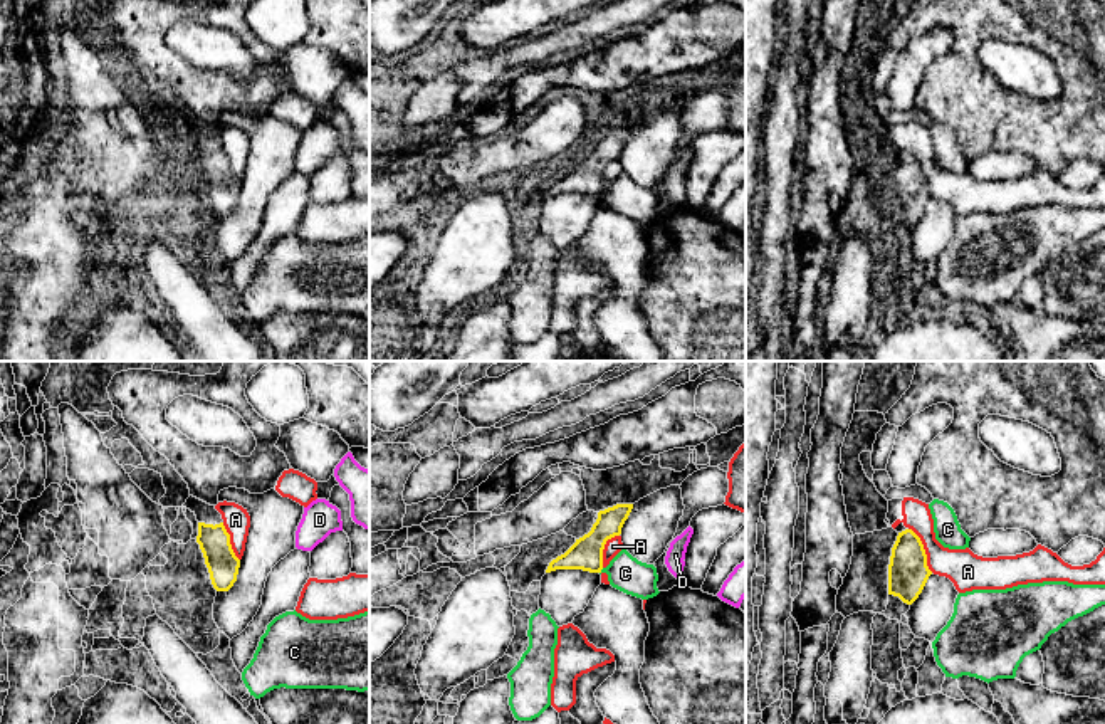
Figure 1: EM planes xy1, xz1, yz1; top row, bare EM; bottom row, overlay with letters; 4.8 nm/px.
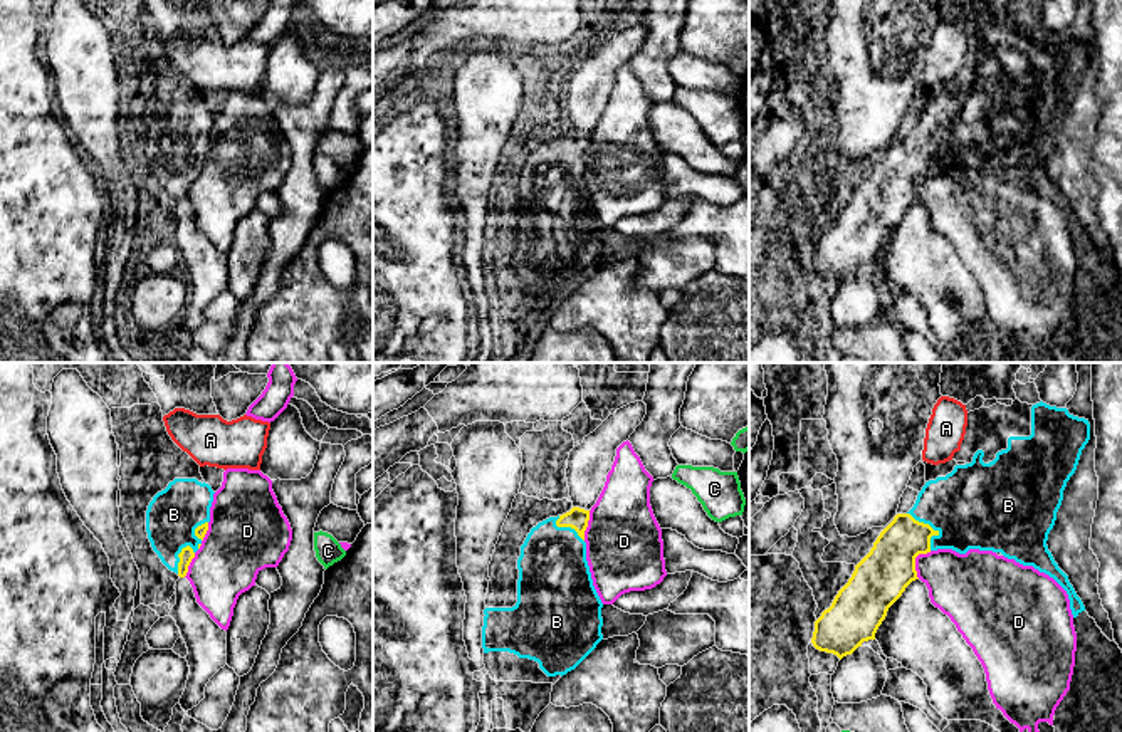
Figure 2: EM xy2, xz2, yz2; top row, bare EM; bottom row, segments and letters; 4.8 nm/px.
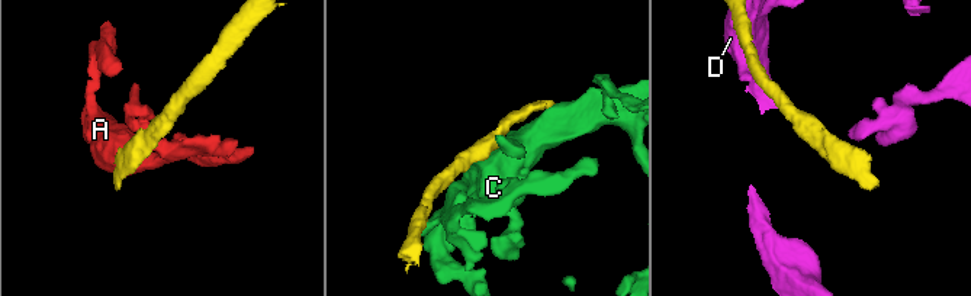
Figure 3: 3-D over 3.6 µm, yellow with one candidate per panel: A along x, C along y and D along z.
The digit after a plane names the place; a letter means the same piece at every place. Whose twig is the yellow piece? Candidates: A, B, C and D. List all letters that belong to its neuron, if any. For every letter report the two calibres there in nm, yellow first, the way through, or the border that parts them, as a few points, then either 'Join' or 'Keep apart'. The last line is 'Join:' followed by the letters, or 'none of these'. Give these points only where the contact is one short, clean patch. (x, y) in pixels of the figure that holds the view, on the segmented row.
A: Thickness 190 nm (yellow) against 180 nm. Keep apart
B: Thickness 220 nm (yellow) against 420 nm. Path across: yz2 (891, 561), (931, 528), (949, 512), (978, 506). Join
C: Thickness 160 nm (yellow) against 170 nm. Keep apart
D: Thickness 260 nm (yellow) against 300 nm. Boundary: yz2 (931, 551), (921, 553), (916, 558), (917, 578). Keep apart
Join: B

